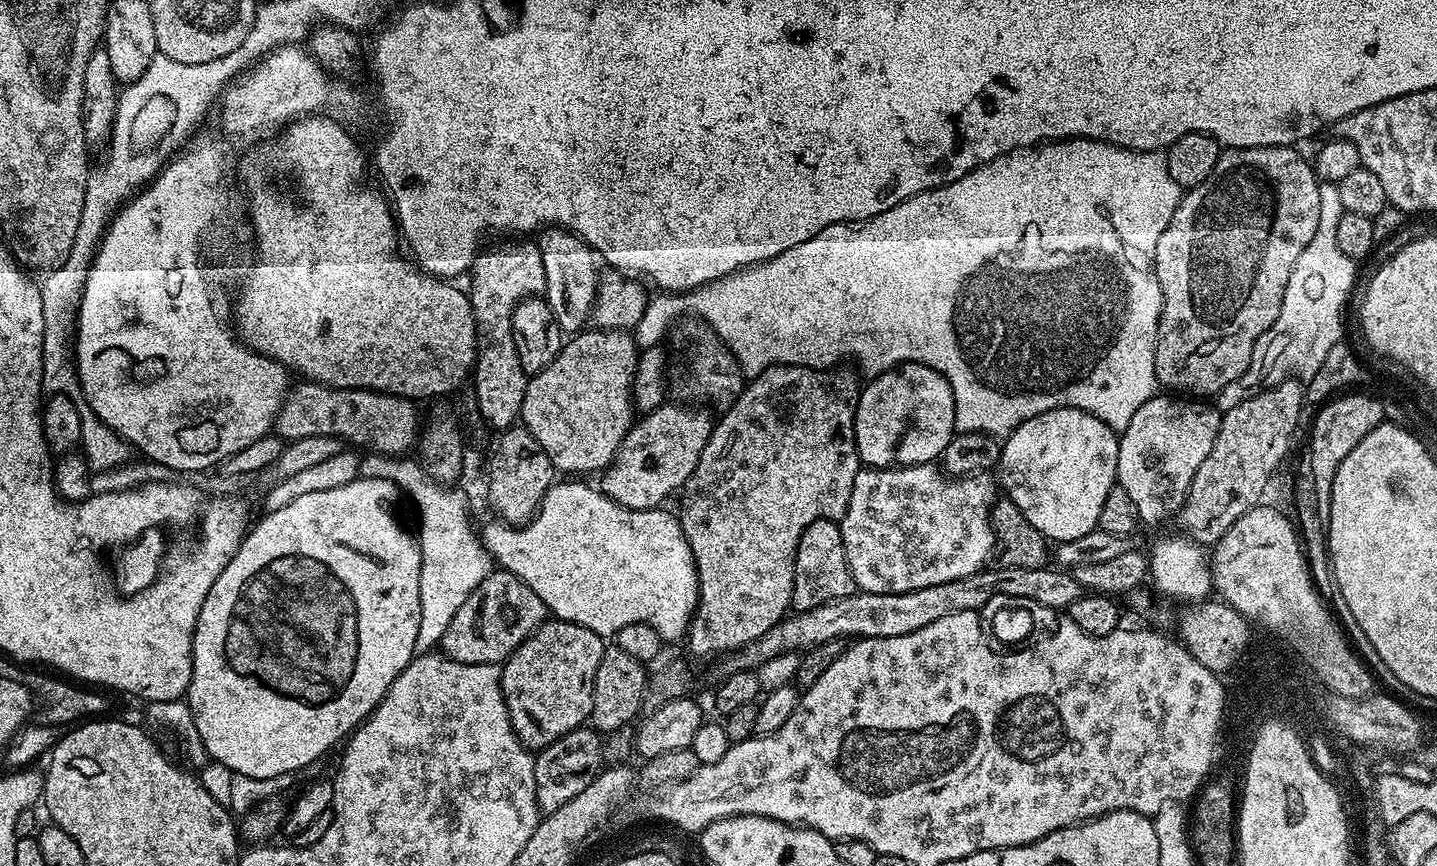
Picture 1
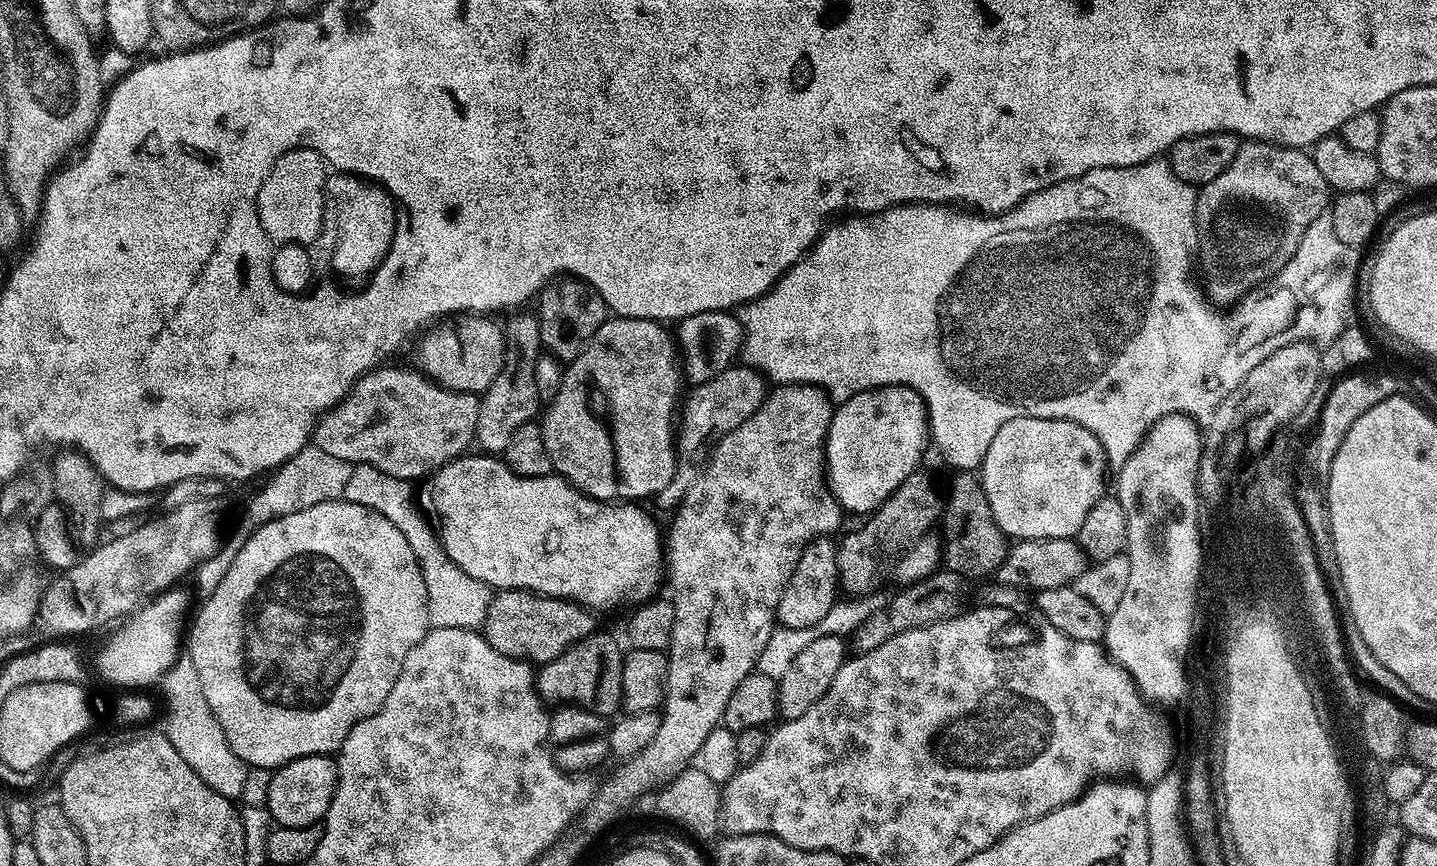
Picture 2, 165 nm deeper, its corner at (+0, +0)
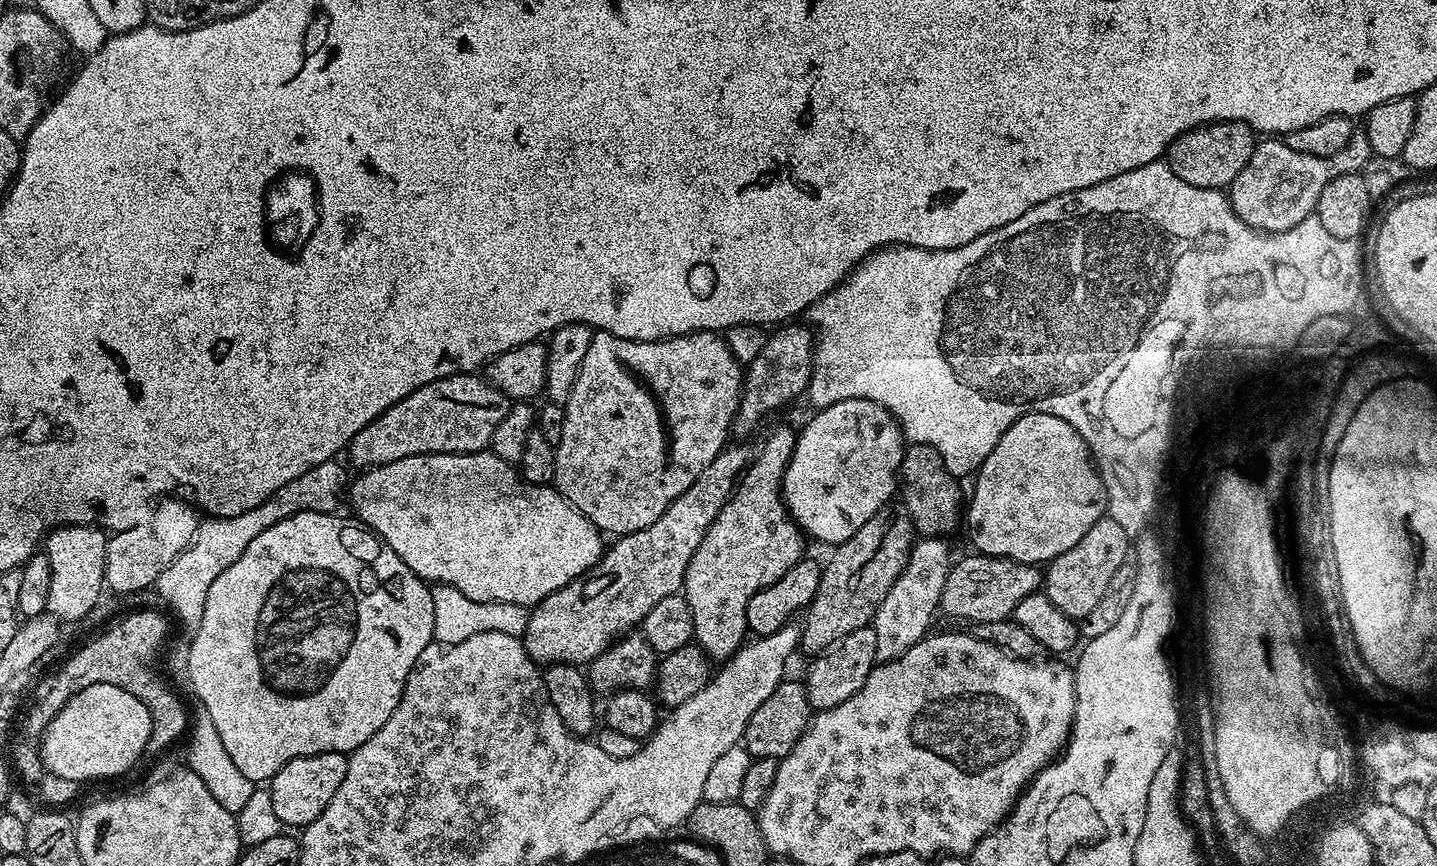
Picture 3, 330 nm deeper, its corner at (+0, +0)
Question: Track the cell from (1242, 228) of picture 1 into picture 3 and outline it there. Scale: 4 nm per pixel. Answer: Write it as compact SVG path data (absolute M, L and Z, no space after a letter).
M1363 130L1353 131L1350 142L1338 150L1338 154L1315 156L1290 150L1280 138L1264 138L1257 143L1250 162L1242 166L1242 174L1230 185L1230 199L1234 214L1246 222L1246 226L1257 232L1281 232L1290 230L1302 222L1302 218L1313 215L1316 203L1326 190L1326 182L1351 172L1361 173L1372 157L1372 147Z

